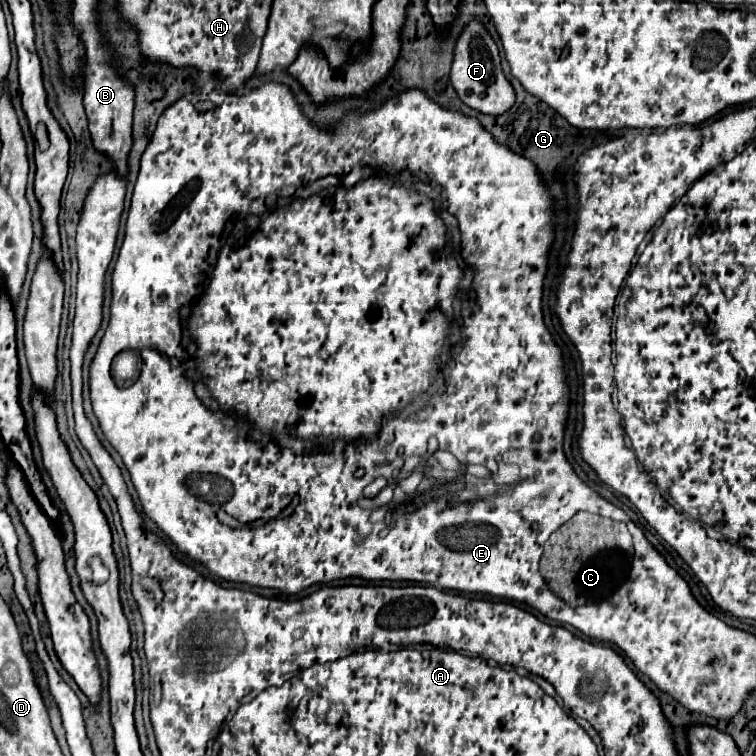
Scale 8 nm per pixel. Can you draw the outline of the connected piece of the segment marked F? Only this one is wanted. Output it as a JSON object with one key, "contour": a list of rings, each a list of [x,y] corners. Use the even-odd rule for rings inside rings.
{"contour":[[[474,19],[460,35],[458,43],[456,43],[456,53],[454,53],[454,63],[452,63],[452,73],[450,73],[452,85],[458,93],[458,97],[464,101],[464,105],[468,105],[470,109],[476,109],[480,113],[486,115],[502,115],[506,113],[514,101],[514,89],[510,85],[510,81],[504,77],[502,67],[500,67],[500,55],[498,55],[498,47],[492,41],[490,33],[484,29],[484,25]]]}

